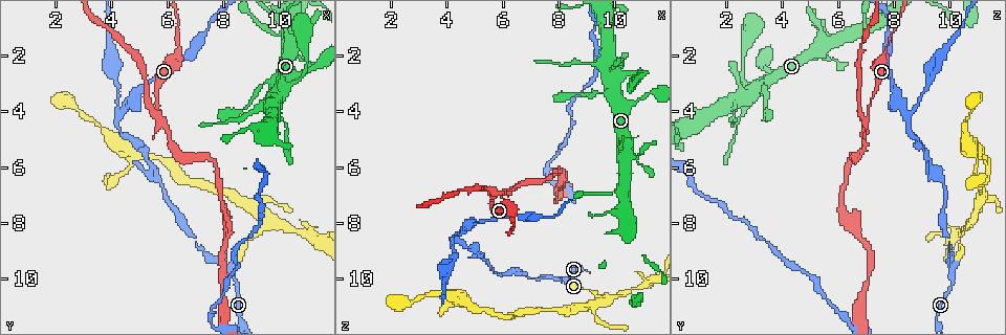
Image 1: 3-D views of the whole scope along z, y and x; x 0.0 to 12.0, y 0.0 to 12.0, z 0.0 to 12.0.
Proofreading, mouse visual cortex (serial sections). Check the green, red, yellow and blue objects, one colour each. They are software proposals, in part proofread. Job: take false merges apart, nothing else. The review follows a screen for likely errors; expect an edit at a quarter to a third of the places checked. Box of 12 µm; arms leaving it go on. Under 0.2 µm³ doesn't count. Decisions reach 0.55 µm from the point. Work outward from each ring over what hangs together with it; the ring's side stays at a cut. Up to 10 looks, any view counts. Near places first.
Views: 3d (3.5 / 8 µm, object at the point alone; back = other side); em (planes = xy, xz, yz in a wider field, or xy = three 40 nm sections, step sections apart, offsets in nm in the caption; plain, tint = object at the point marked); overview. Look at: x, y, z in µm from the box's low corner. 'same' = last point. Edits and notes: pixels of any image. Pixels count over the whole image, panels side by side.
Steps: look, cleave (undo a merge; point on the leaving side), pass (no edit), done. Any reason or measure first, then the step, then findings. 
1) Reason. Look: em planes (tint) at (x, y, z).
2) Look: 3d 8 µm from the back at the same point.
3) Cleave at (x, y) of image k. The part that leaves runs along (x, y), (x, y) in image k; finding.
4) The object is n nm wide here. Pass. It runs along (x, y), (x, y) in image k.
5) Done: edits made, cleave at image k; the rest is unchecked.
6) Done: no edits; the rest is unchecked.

Sharp bend. Look: 3d 3.5 µm at (10.1, 3.3, 2.7).

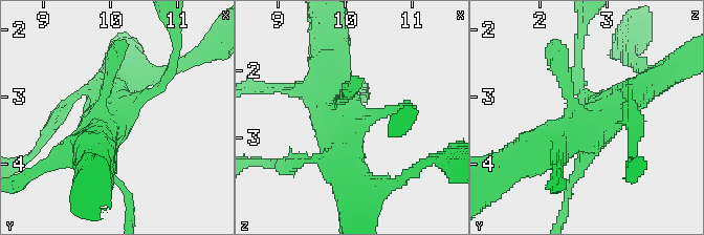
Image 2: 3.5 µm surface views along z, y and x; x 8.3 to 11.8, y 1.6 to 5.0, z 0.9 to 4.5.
Look: em xy step 1 (tint) at (10.20, 3.25, 2.70).

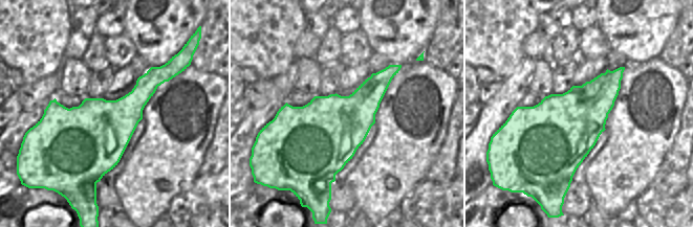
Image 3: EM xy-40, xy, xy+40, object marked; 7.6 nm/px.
Cut it another way. Look: em xy step 2 (tint) at the same point.

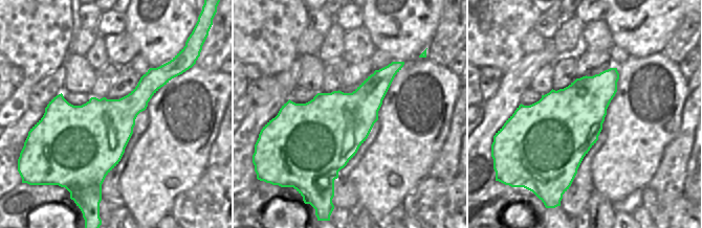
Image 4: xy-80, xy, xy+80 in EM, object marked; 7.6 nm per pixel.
Pass. Continuous, no second cell.

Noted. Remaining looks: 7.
Look: 3d 3.5 µm at (11.0, 8.3, 10.3).

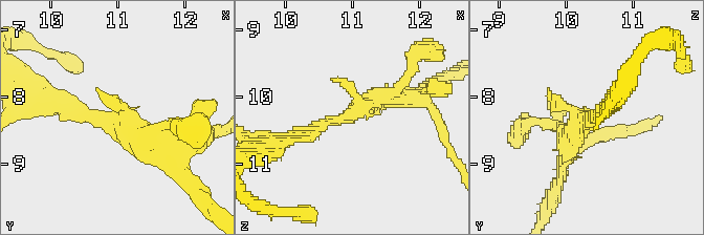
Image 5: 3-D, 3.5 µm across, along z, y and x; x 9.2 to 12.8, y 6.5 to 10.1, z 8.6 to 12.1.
Look: em xy step 3 (tint) at (10.90, 8.35, 10.30).

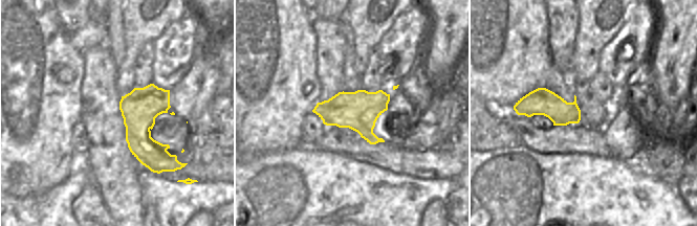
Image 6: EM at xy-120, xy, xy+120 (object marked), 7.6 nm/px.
The object is 300 nm wide here. Pass. It runs along (285, 142), (401, 85) in image 5; one cell here.

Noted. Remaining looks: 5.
Sudden change in width. Look: 3d 3.5 µm at (7.8, 9.3, 10.0).

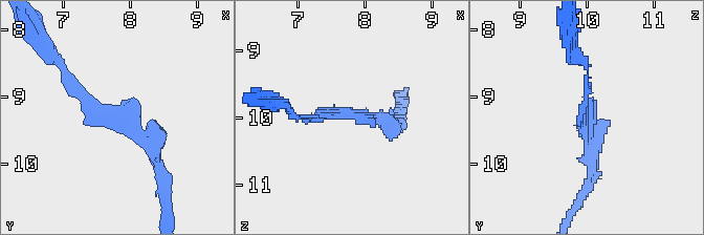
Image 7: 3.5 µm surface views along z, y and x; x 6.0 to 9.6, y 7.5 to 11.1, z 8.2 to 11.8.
The arms are 100, 250 nm wide. Look: em xy step 3 (tint) at (7.75, 9.35, 9.95).

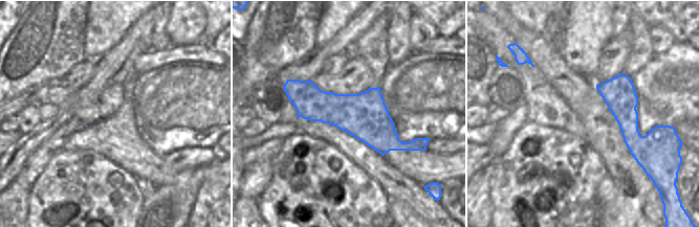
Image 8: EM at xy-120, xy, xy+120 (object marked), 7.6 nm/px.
Pass. It runs along (158, 162), (68, 71) in image 7; continuous, no second cell.

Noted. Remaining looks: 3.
Branch point. Look: 3d 8 µm at (4.3, 4.2, 8.5).

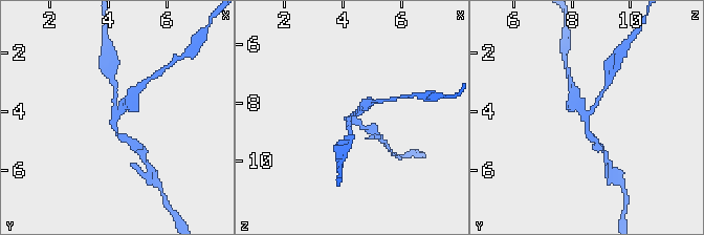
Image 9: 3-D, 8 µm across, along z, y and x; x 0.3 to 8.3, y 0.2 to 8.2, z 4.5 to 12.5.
Look: em xy step 1 (tint) at (4.3, 4.3, 8.4).

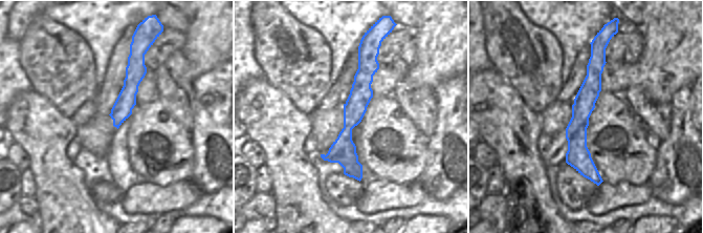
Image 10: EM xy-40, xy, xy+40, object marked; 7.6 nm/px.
The object is 190 nm wide here. Cleave at (572, 105) of image 9. The part that leaves runs along (584, 115), (573, 103), (570, 85) in image 9; a second cell is stuck on.

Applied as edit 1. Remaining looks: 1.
Done: edits made, cleave at image 9; the rest is unchecked.

